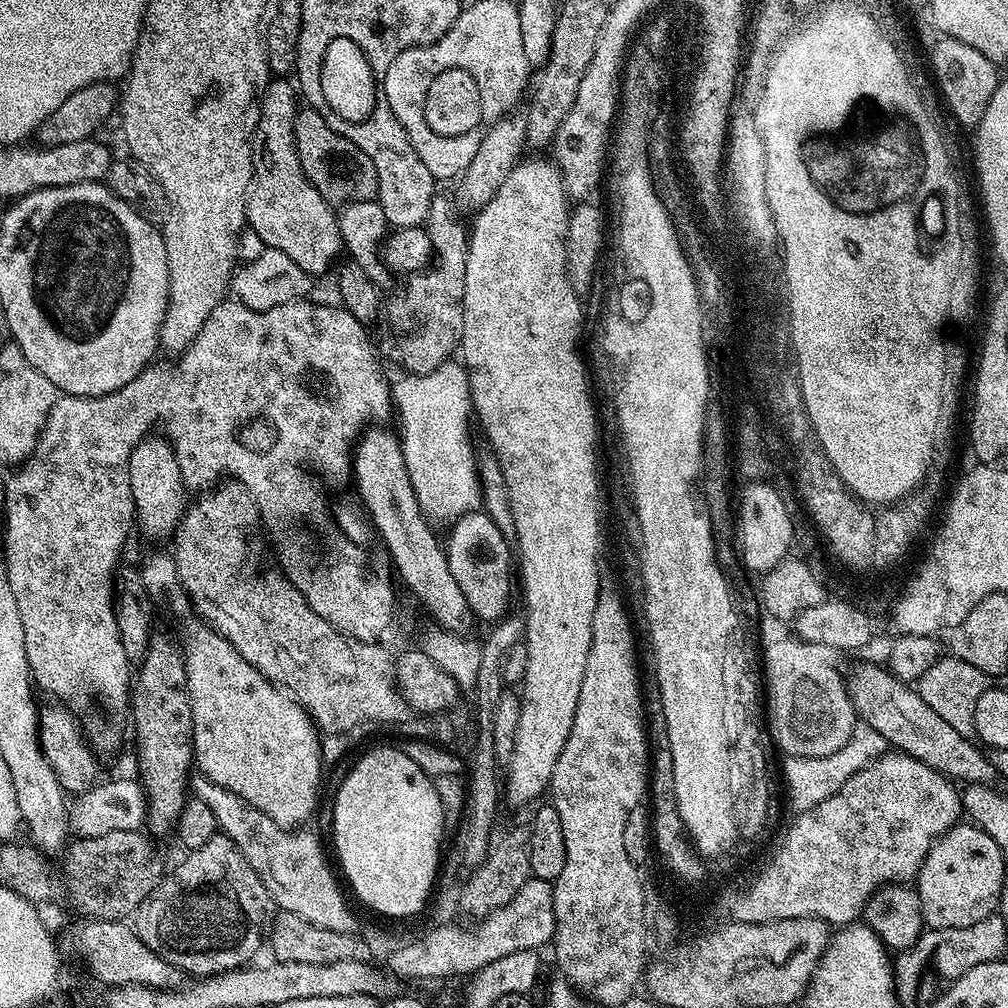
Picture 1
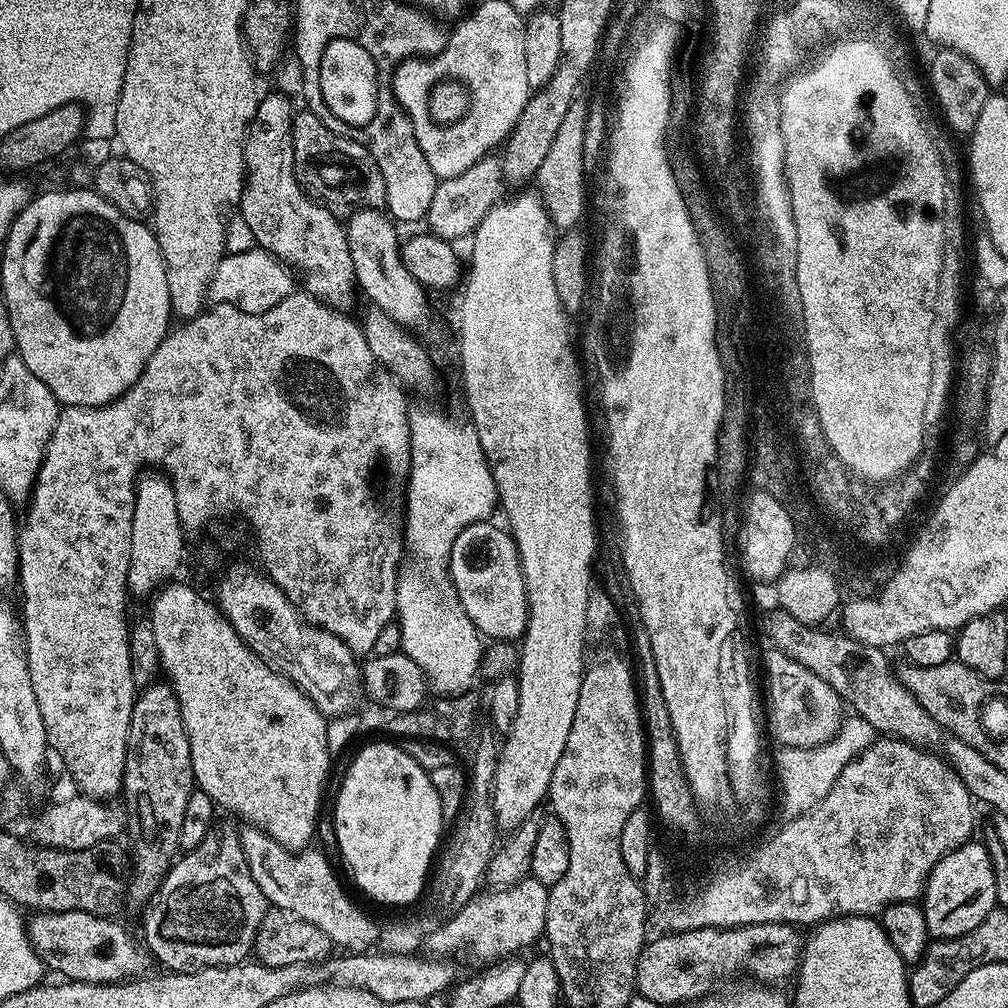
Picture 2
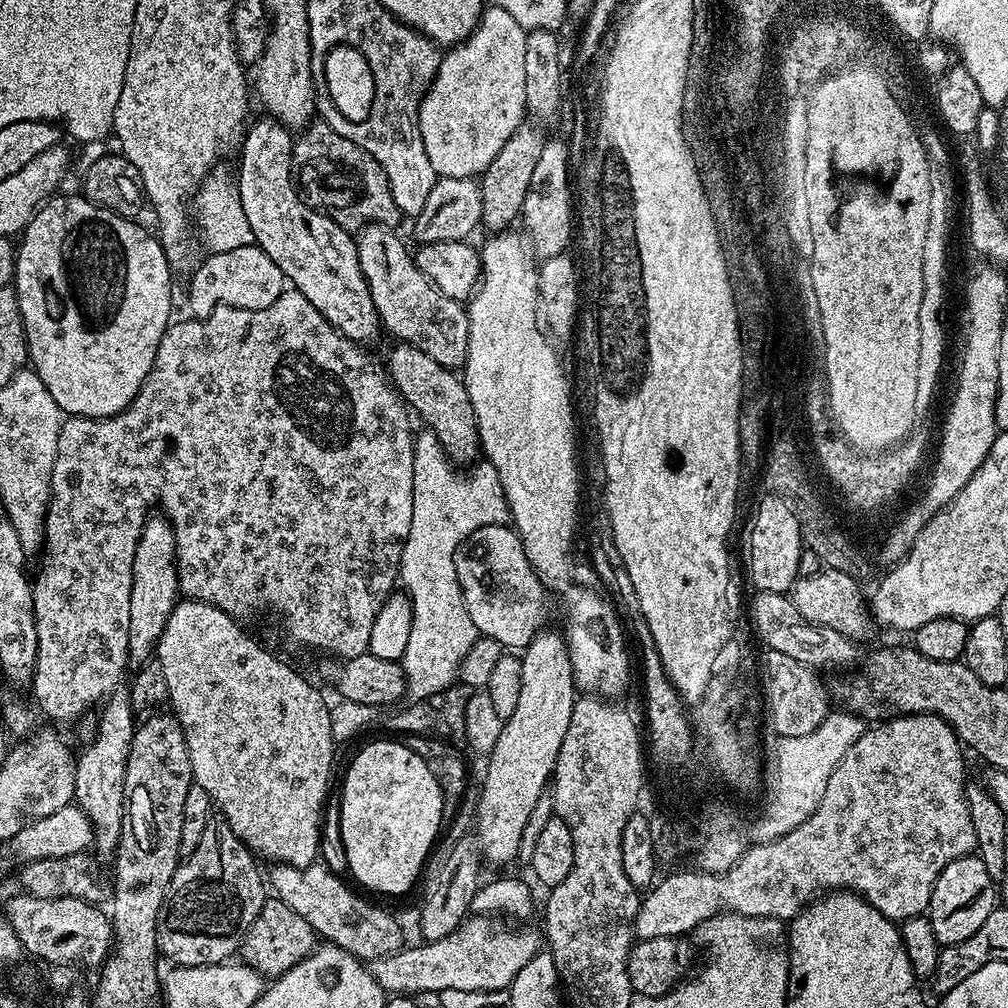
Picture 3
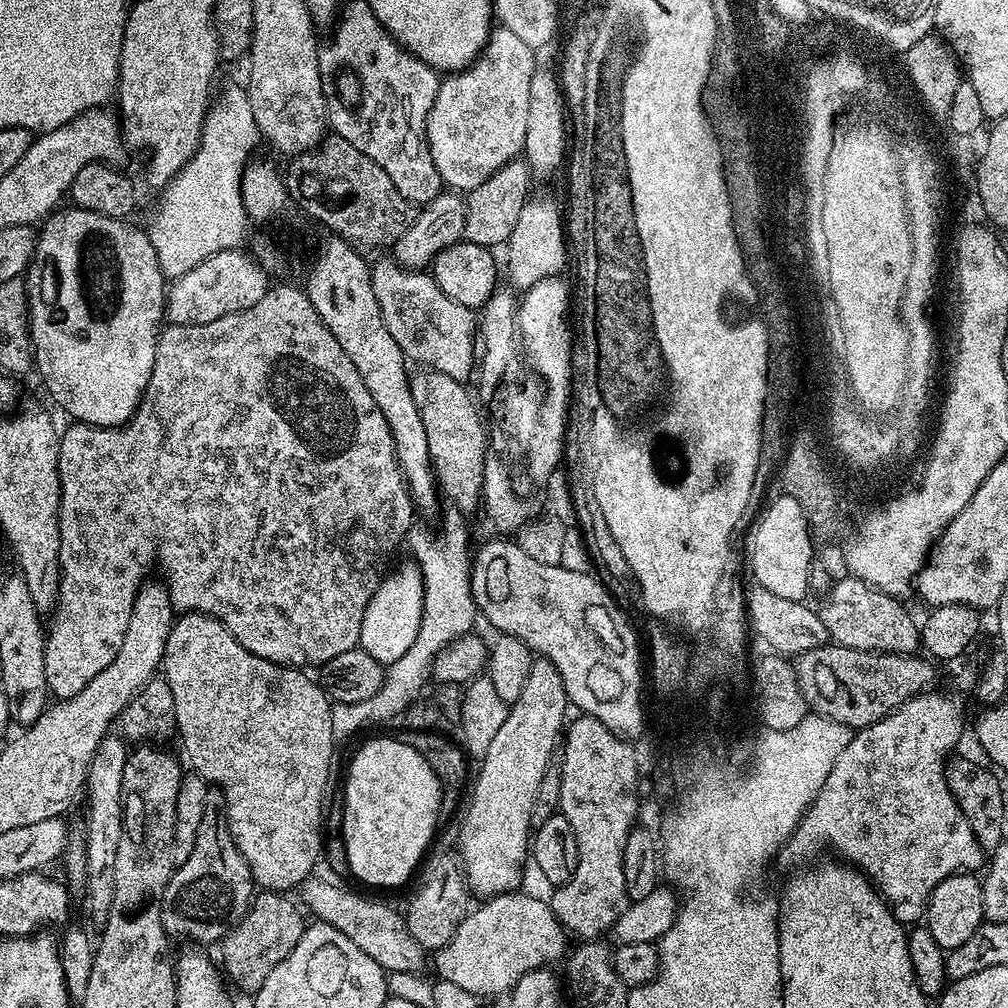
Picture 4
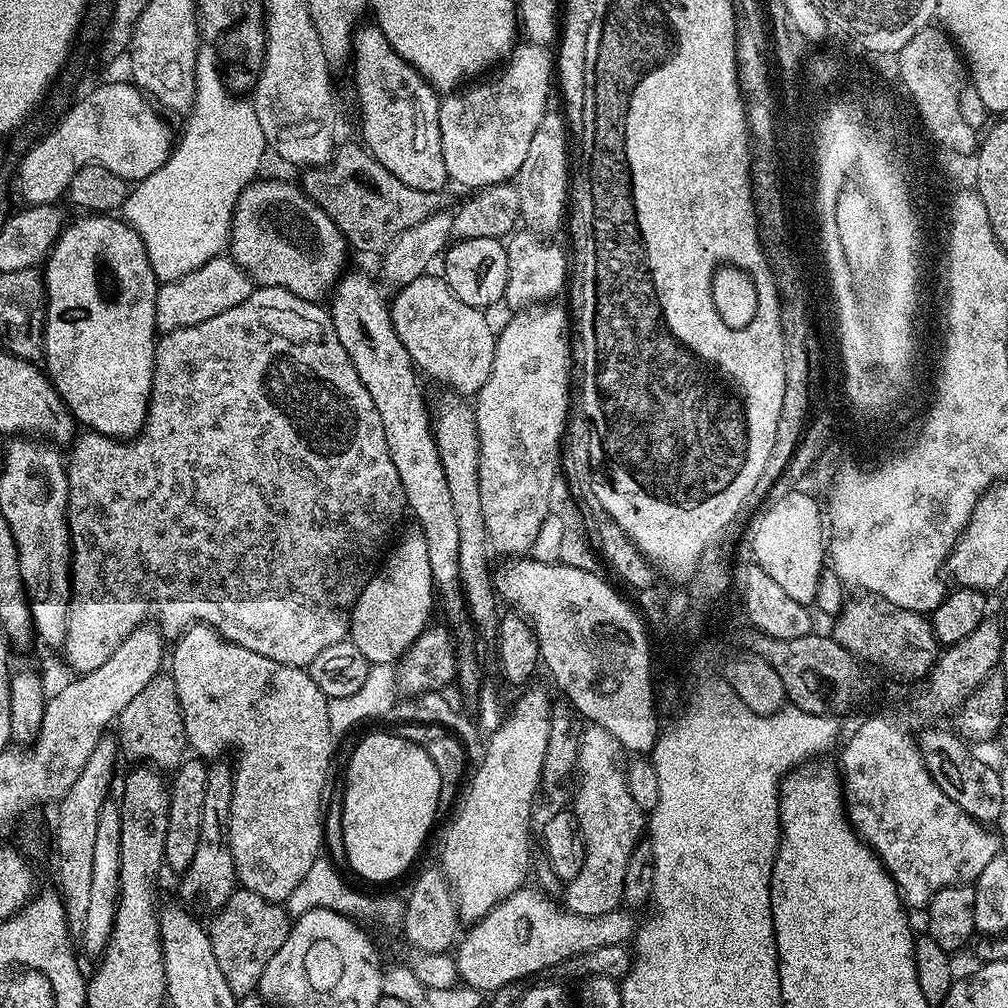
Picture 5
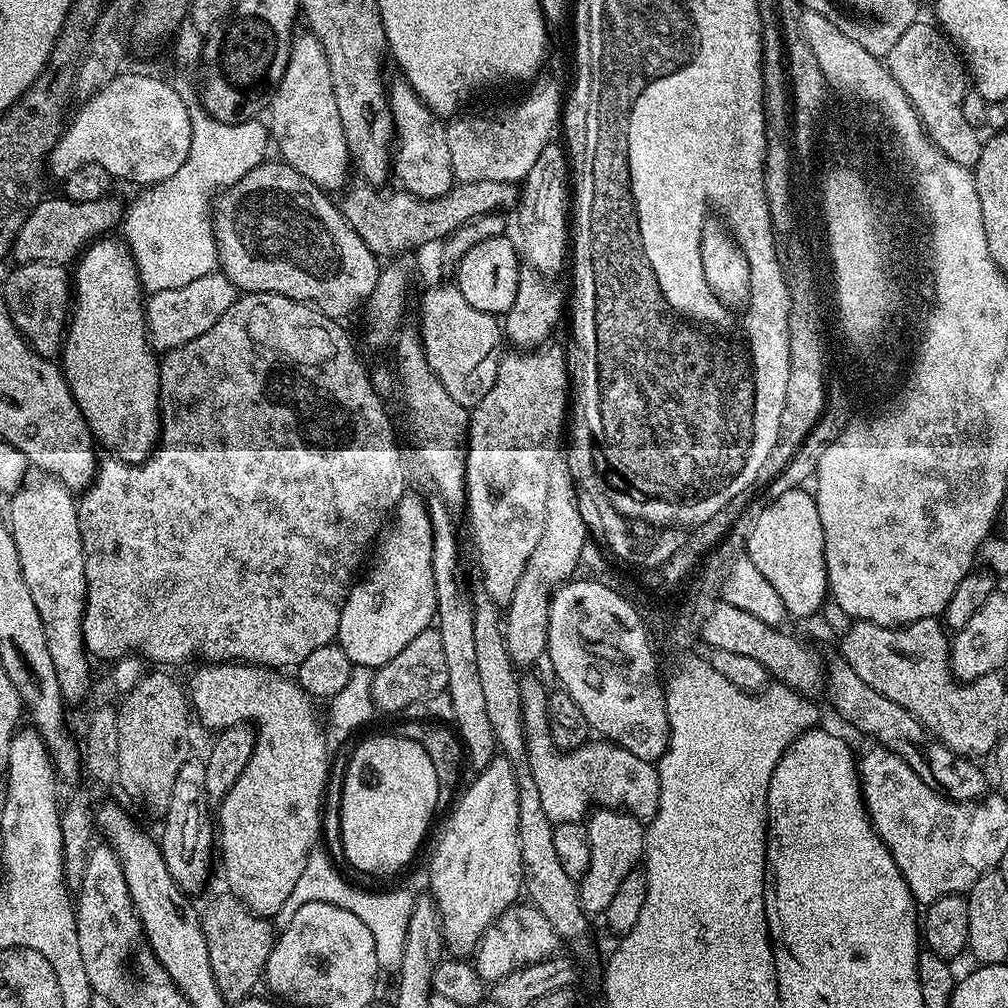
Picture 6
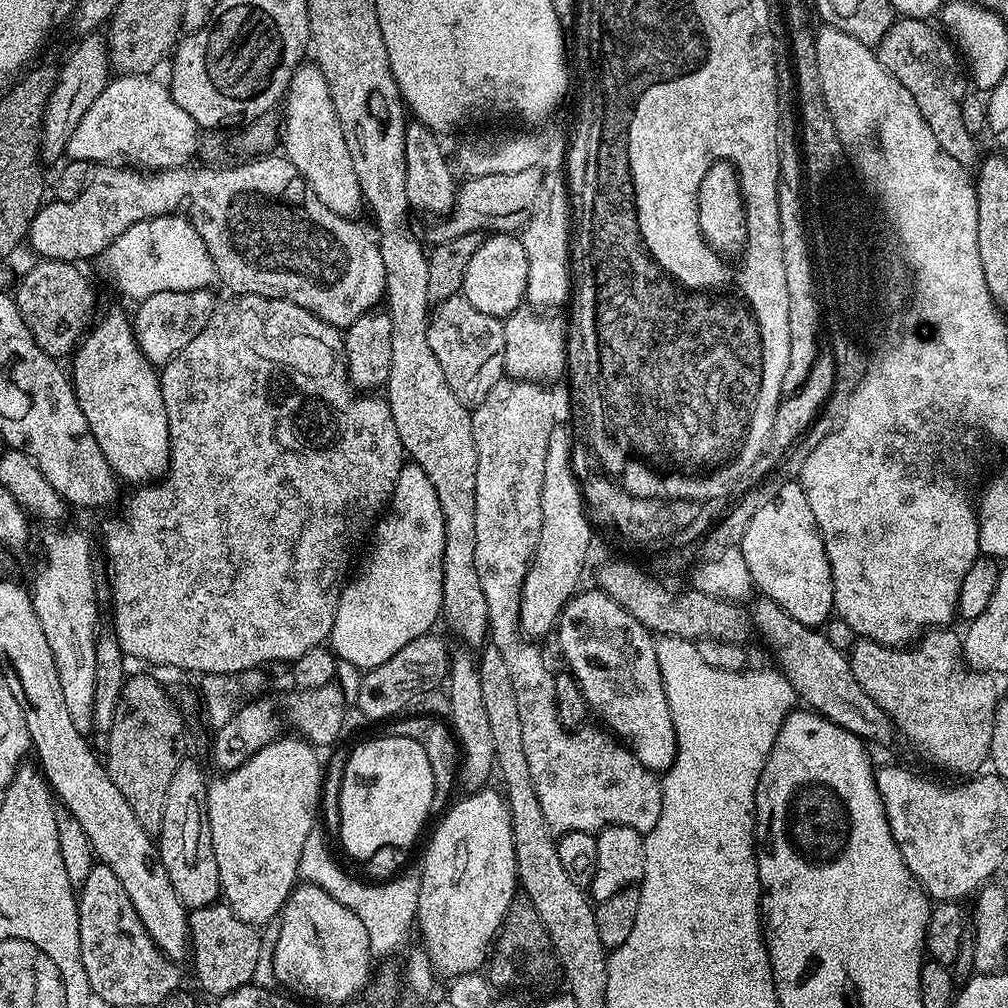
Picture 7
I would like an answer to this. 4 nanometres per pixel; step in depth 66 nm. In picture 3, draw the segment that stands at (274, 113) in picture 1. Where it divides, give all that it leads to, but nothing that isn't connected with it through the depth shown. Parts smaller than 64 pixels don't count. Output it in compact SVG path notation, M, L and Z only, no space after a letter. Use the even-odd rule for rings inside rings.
M261 115L261 120L256 120L252 125L247 125L246 131L243 133L244 145L240 148L240 173L235 173L234 179L236 182L236 189L240 195L242 202L242 210L246 213L246 218L250 221L250 230L254 230L255 244L262 249L270 258L270 262L274 262L274 266L278 266L278 270L282 270L285 281L295 291L302 293L306 298L306 302L310 302L310 306L314 306L314 310L318 310L318 314L322 314L322 318L326 318L326 322L330 322L330 326L334 326L338 332L347 340L352 340L354 343L361 346L368 346L368 343L375 338L376 335L381 335L382 325L380 322L380 315L374 306L374 298L370 298L370 286L366 286L366 278L362 274L362 266L358 262L358 250L356 249L356 236L351 232L347 232L342 226L338 226L338 222L334 222L326 213L318 212L316 209L310 207L306 201L300 198L300 193L296 190L296 183L292 181L292 146L294 143L294 136L289 129L284 125L279 124L277 120L273 120L271 116Z

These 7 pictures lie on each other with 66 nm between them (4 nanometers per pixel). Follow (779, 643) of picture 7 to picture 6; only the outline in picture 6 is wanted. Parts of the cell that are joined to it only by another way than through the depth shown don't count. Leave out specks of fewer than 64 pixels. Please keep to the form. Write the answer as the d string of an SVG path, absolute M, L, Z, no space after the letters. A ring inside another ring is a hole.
M836 658L836 661L829 663L826 668L826 696L832 703L832 708L841 718L848 722L858 731L875 736L875 740L881 747L888 748L892 752L897 753L900 758L928 786L936 792L940 792L949 800L978 800L986 793L986 778L983 772L975 765L977 764L970 758L958 758L955 752L950 751L945 744L933 738L928 729L923 728L913 715L903 708L898 706L898 702L890 702L890 698L886 698L882 694L878 694L878 690L874 690L870 686L866 686L866 682L862 682L862 678L858 678L858 674L854 674L854 670L850 670L850 666L843 658Z

